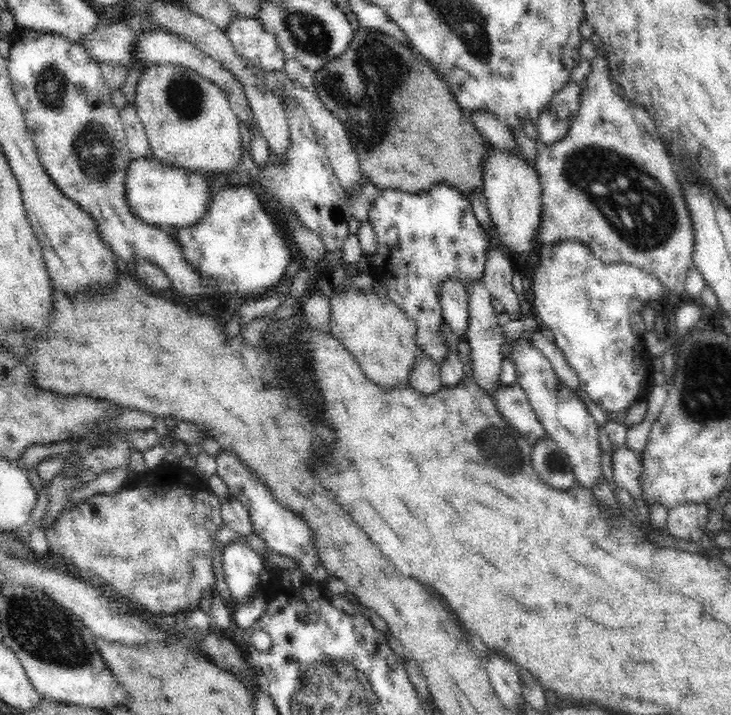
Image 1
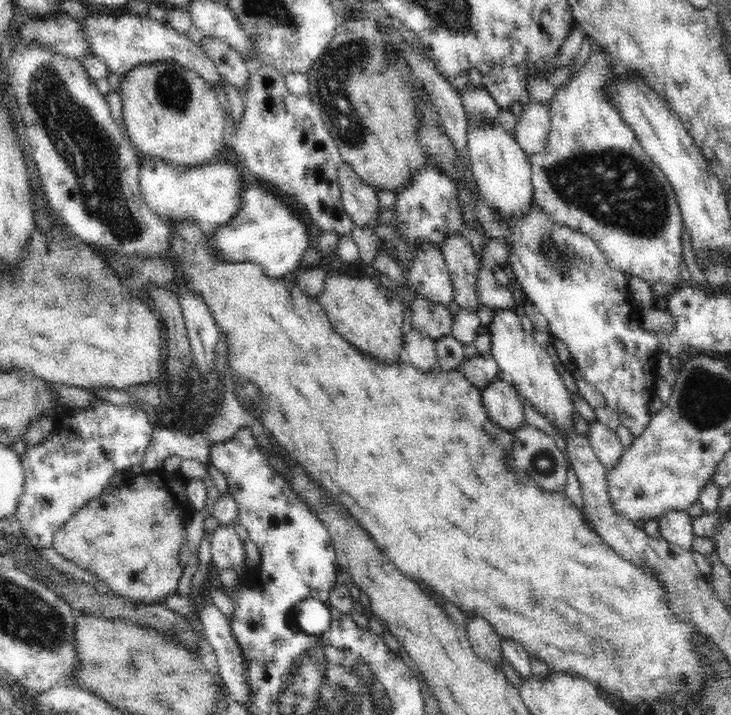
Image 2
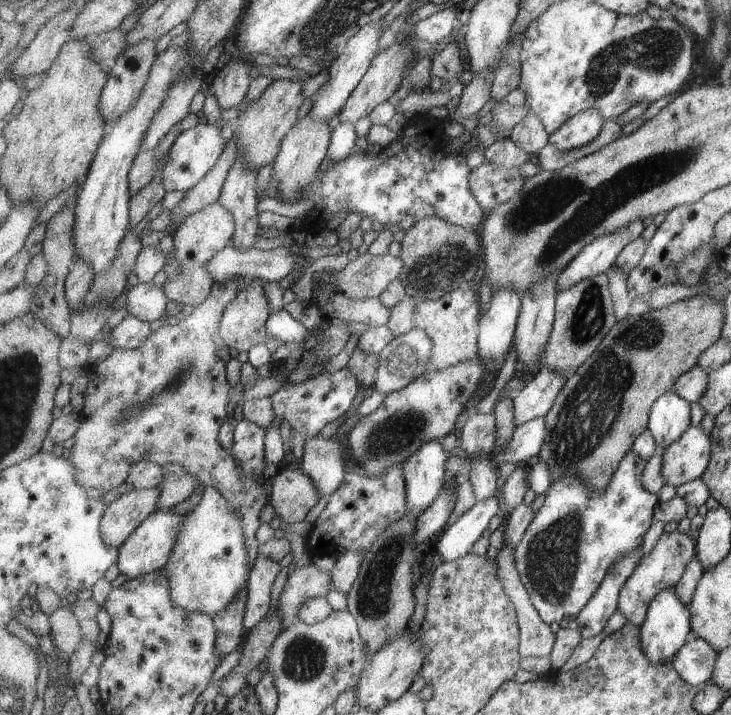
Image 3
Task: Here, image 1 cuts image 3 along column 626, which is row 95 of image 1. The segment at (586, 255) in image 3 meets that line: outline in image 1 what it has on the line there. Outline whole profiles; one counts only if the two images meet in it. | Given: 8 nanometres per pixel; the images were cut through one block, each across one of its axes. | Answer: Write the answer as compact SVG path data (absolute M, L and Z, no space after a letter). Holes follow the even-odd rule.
M157 28L154 32L146 32L140 36L136 60L132 62L131 67L136 64L141 64L141 66L146 67L156 63L174 63L176 65L184 65L190 70L200 74L200 76L215 82L216 85L220 86L224 93L228 95L228 101L230 101L232 109L235 110L238 118L244 122L244 126L248 128L249 132L260 132L258 123L256 123L256 117L254 117L254 111L252 111L252 105L250 105L248 95L246 95L246 91L244 91L244 85L240 83L240 77L238 77L232 69L228 69L224 63L216 61L215 58L212 58L202 50L199 50L194 46L194 44L191 44L191 42L186 42L175 34L170 34L169 32L164 32L163 29Z

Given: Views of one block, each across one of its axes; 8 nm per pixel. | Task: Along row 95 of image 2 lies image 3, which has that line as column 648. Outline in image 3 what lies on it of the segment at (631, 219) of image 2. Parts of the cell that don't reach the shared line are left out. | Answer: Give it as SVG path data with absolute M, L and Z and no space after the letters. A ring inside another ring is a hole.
M678 531L662 533L657 544L649 554L642 558L633 576L627 580L619 596L619 612L626 618L627 623L642 627L646 623L655 596L663 590L675 589L686 575L690 562L698 555L698 545L689 533Z

